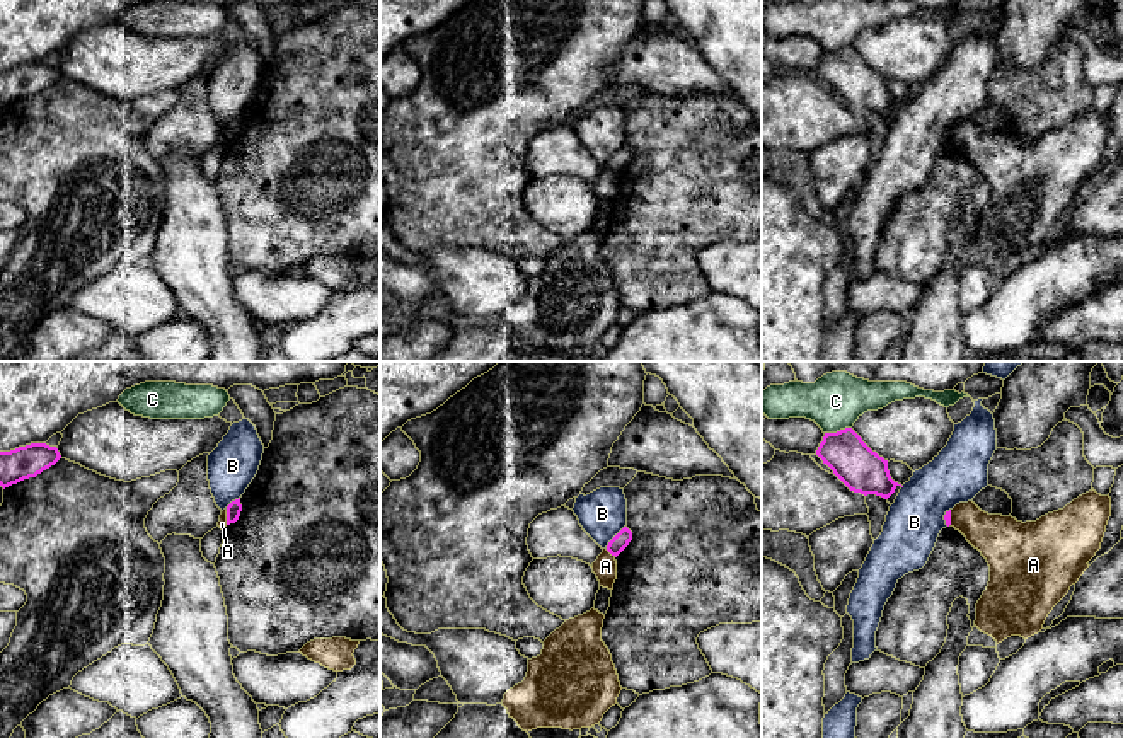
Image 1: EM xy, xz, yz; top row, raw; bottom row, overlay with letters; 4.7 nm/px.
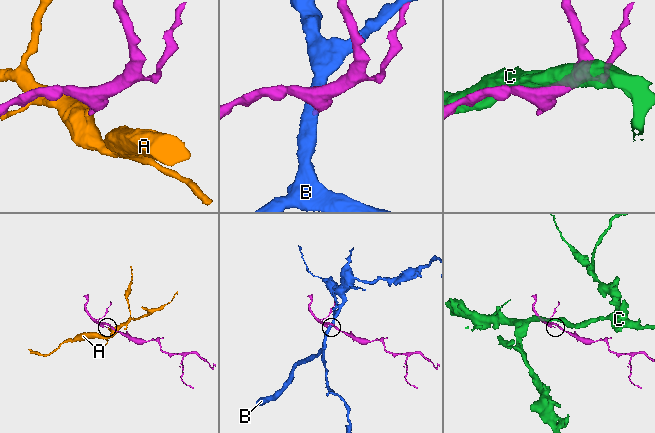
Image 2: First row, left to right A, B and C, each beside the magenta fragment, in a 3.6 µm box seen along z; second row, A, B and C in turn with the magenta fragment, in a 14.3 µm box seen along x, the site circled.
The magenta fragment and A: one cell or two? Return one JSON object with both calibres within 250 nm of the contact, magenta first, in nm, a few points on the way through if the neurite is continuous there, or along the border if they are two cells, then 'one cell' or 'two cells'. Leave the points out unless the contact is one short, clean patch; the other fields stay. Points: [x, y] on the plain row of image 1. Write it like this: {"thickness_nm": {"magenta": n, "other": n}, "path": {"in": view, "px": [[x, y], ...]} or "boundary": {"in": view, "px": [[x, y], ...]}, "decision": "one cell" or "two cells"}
{"thickness_nm": {"magenta": 80, "other": 110}, "boundary": {"in": "xz", "px": [[605, 167], [616, 174]]}, "decision": "two cells"}

